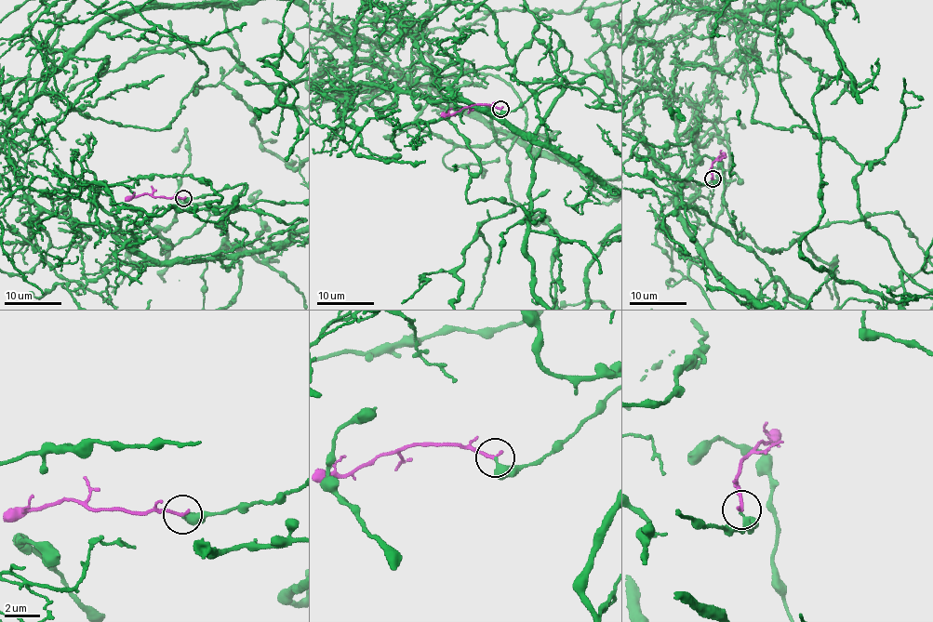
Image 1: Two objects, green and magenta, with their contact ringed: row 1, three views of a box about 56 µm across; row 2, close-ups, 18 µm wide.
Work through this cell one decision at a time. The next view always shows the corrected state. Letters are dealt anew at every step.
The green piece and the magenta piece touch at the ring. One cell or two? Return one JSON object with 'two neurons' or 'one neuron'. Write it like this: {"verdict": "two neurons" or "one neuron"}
{"verdict": "two neurons"}

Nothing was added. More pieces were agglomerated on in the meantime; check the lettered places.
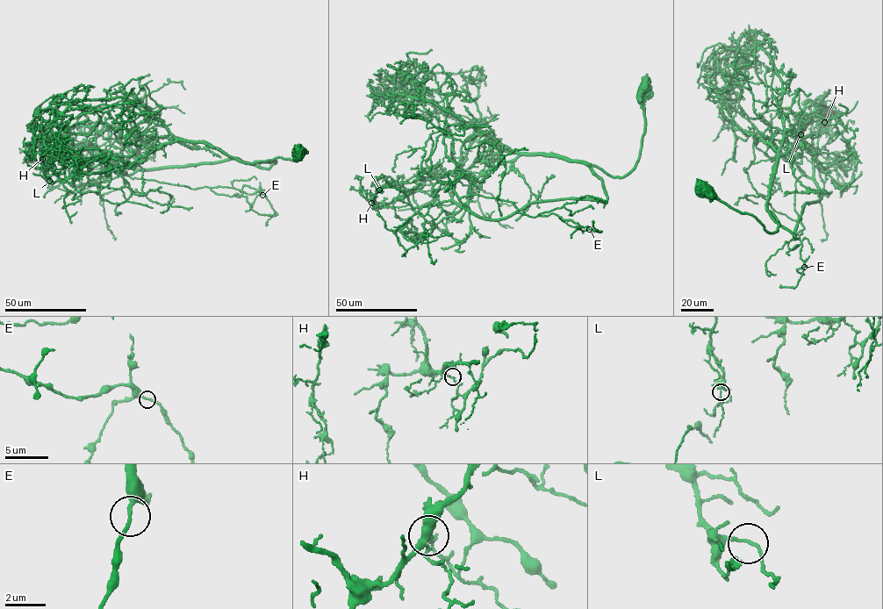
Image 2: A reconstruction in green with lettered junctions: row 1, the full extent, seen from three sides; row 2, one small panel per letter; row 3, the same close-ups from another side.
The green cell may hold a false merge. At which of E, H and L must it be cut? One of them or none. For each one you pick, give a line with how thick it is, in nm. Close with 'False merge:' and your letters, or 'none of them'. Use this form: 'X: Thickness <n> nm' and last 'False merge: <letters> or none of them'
H: Thickness 120 nm
False merge: H

